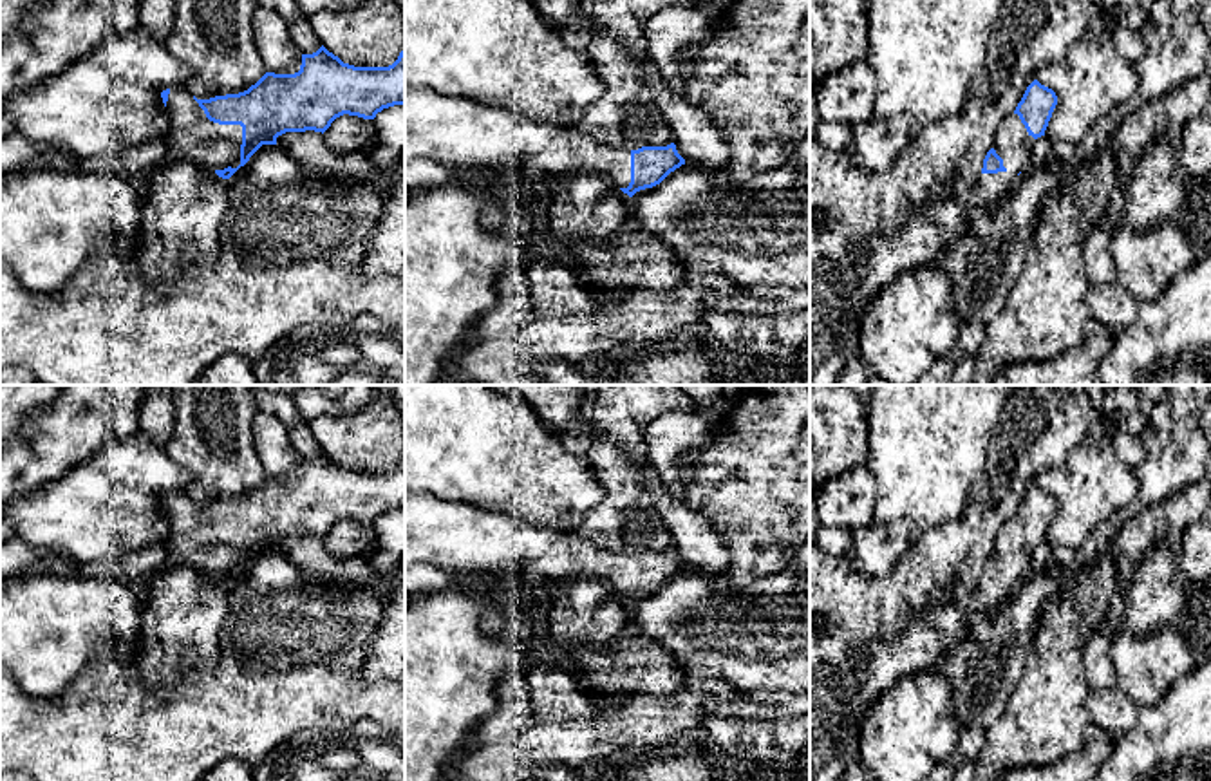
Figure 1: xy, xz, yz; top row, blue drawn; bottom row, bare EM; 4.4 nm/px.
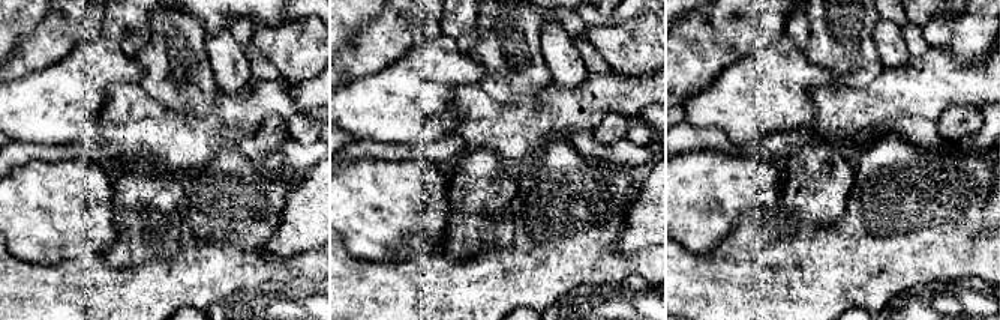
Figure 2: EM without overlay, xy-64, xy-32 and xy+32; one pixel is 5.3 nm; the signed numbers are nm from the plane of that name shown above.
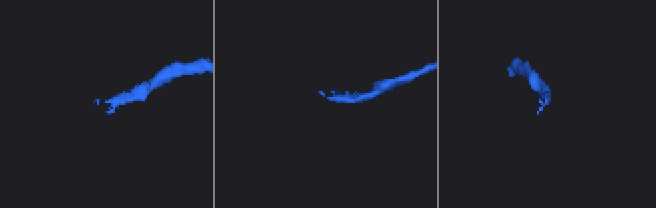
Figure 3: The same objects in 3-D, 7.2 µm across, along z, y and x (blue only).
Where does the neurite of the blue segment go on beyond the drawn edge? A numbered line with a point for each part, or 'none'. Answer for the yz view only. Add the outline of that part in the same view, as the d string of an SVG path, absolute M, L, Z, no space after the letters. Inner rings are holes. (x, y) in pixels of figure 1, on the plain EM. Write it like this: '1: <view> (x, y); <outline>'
1: yz (1013, 548); M1010 517L1001 526L992 553L1003 564L1005 577L980 579L974 593L978 613L994 609L1018 584L1018 579L1032 571L1034 542L1027 537L1019 521Z

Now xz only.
1: xz (452, 536); M405 492L405 569L416 562L468 573L508 566L535 582L595 580L615 593L631 588L627 555L607 553L577 532L544 530L519 515L430 492Z

